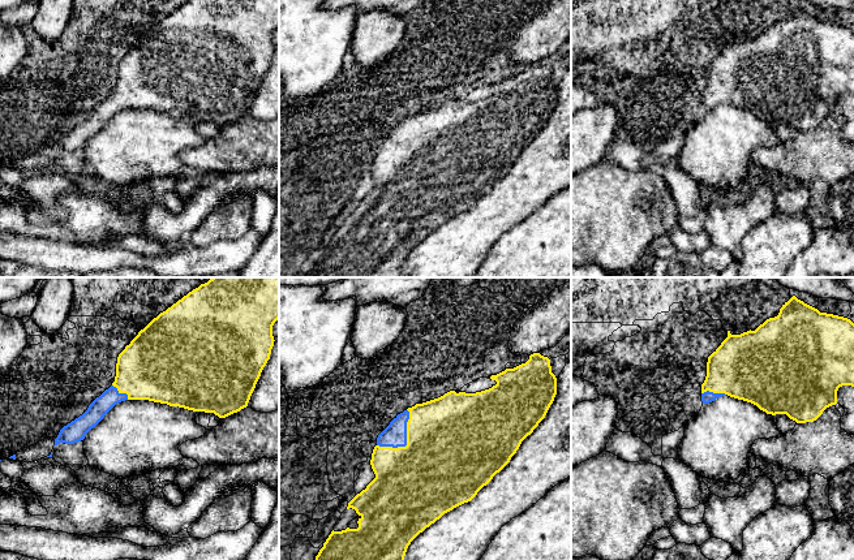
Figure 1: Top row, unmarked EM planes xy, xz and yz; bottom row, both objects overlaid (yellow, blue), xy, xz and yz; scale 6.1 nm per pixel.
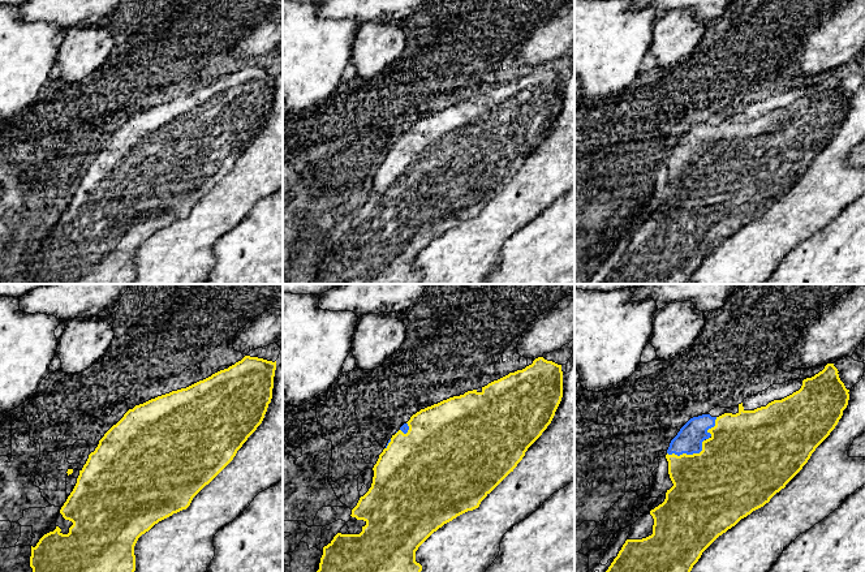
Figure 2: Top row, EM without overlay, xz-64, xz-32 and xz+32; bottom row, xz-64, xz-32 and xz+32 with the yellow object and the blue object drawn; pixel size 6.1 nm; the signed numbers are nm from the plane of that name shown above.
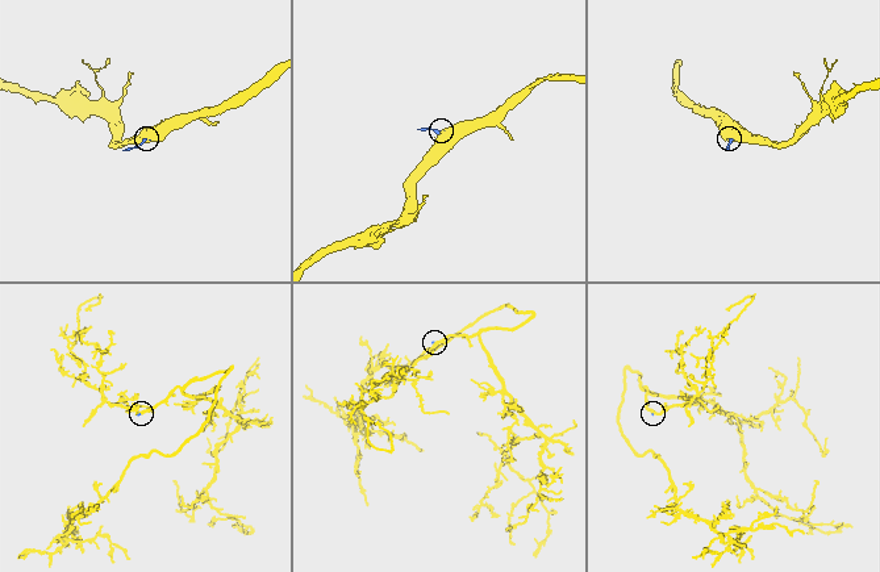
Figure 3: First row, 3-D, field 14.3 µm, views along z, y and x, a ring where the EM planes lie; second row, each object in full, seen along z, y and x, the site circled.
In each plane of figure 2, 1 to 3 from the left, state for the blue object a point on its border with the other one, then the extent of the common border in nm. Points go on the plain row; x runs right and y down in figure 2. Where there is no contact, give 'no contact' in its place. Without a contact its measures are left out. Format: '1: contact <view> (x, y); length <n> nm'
1: no contact
2: contact xz-32 (409, 137); length 80 nm
3: contact xz+32 (689, 163); length 240 nm

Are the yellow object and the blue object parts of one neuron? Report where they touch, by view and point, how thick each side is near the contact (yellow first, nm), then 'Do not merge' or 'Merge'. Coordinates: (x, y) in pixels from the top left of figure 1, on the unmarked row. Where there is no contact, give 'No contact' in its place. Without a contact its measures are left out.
Touches yellow at xz (407, 150). Thickness 500 nm (yellow) against 150 nm. Merge

